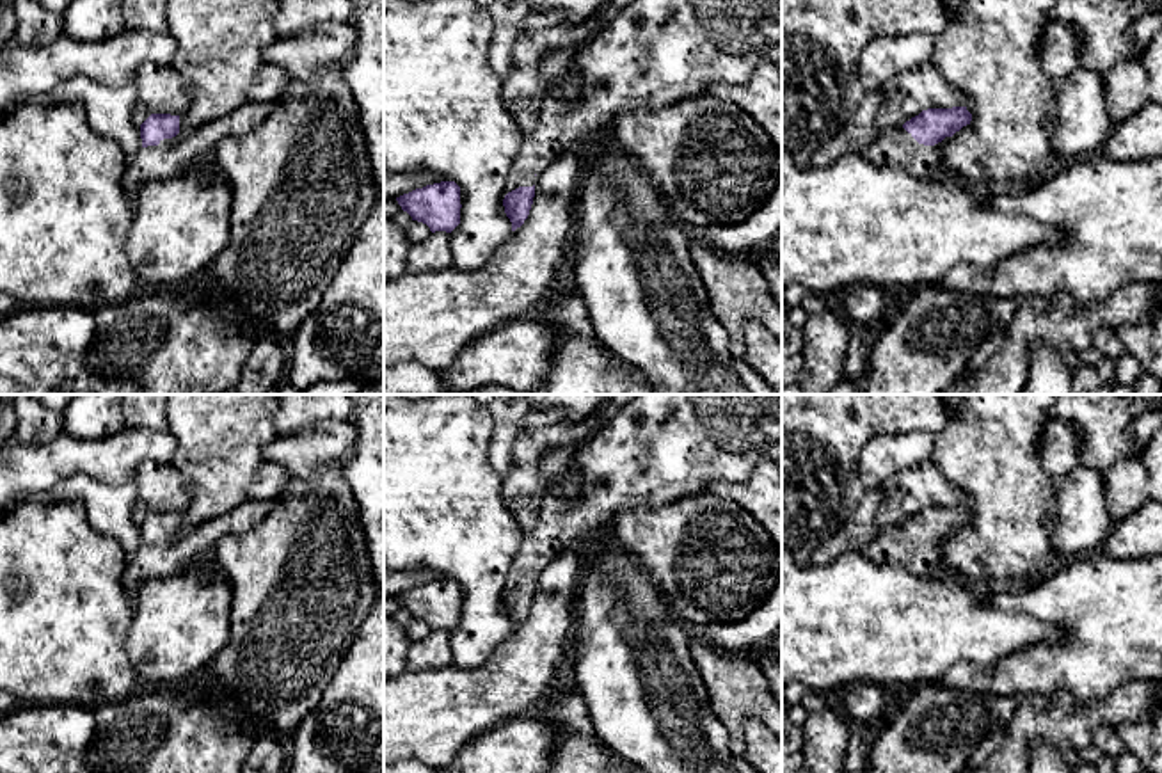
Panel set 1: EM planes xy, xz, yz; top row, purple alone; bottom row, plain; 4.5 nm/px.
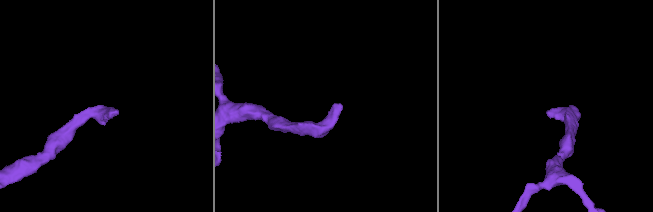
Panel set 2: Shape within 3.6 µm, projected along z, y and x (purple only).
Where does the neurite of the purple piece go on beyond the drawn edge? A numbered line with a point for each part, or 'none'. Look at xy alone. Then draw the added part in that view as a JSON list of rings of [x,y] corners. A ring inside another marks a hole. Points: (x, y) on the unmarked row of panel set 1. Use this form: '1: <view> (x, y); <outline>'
1: xy (171, 555); [[[247,499],[231,512],[208,519],[188,531],[163,537],[158,544],[140,546],[128,562],[128,585],[135,586],[147,578],[172,576],[187,569],[197,554],[215,551],[222,537],[240,537],[251,531],[267,517],[274,505],[275,499]]]

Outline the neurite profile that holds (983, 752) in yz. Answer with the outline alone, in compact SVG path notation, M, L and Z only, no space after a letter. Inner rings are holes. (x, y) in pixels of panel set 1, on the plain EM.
M1007 729L993 732L988 739L984 739L975 752L967 761L965 768L970 771L977 771L983 764L991 757L991 753L1000 746L1006 737Z

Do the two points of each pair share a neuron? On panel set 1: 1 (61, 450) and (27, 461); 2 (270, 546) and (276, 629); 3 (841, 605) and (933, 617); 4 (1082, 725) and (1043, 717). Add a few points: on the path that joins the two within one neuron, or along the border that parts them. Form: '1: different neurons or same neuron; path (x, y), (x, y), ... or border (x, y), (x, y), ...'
1: same neuron; path (52, 459), (36, 461)
2: same neuron; path (276, 567), (276, 608)
3: same neuron; path (864, 589), (896, 589), (910, 603)
4: same neuron; path (1074, 722), (1052, 717)

